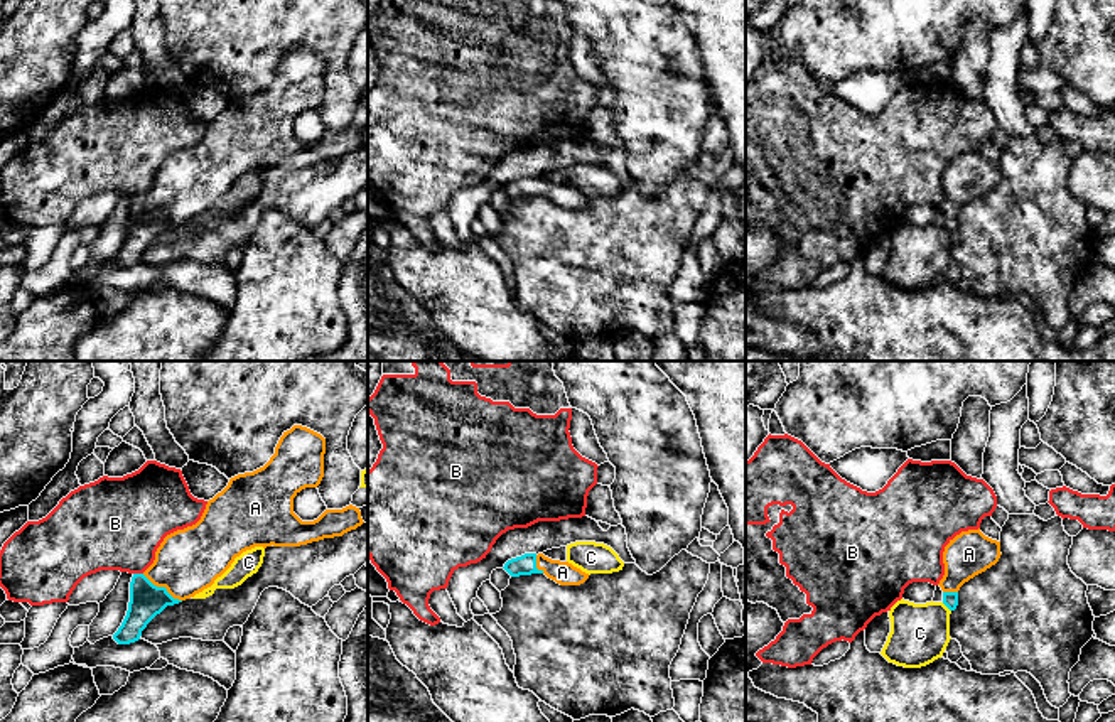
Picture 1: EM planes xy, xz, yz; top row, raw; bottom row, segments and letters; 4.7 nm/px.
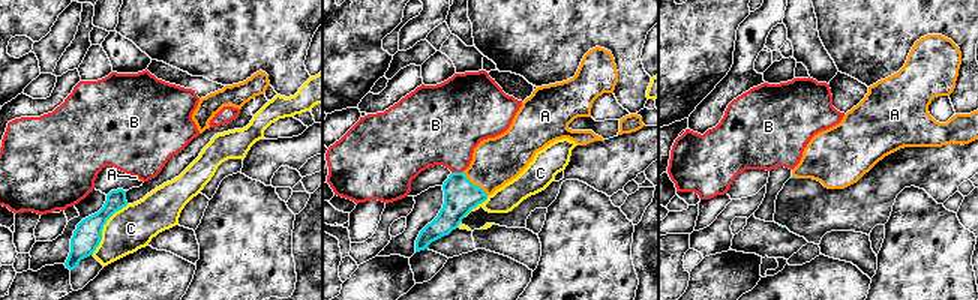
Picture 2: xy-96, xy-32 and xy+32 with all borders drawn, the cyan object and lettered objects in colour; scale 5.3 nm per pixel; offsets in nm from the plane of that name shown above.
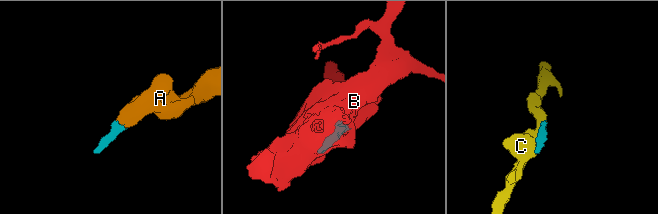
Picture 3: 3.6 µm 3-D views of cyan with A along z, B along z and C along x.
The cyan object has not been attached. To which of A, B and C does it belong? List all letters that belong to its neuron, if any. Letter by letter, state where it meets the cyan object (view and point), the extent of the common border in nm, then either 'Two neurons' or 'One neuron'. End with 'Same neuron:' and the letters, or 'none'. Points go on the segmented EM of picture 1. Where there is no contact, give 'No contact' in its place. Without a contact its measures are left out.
A: Touches cyan at xy (162, 587). Shared border 240 nm. One neuron
B: Touches cyan at xy (139, 574). Shared border 50 nm. Two neurons
C: Touches cyan at yz (947, 606). Shared border 60 nm. Two neurons
Same neuron: A

